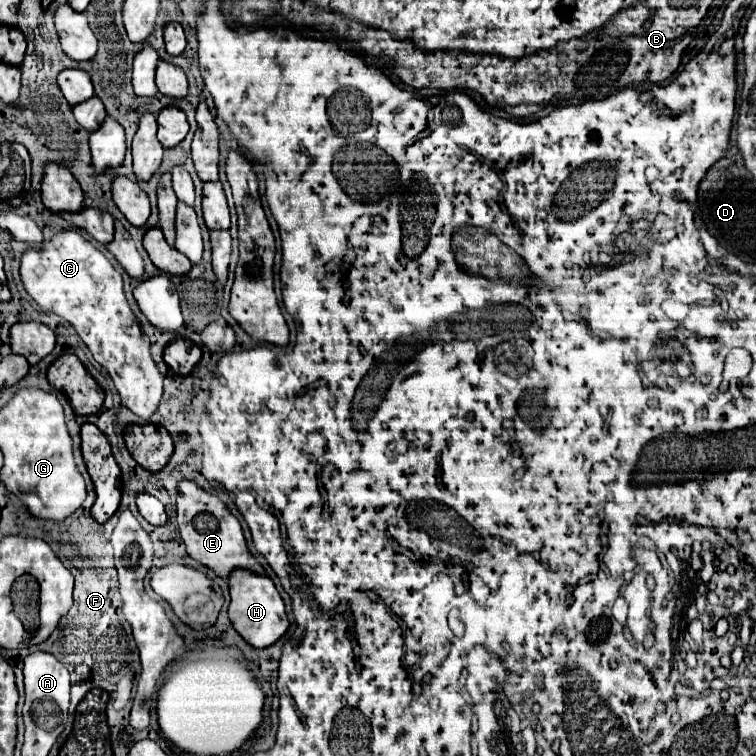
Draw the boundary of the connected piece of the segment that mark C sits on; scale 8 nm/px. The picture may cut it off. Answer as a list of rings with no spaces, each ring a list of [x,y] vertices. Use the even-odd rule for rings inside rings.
[[[62,231],[52,237],[52,241],[44,249],[28,249],[22,255],[20,277],[28,295],[44,309],[64,317],[92,351],[94,359],[110,373],[116,391],[122,397],[122,403],[138,415],[142,421],[150,421],[158,403],[162,399],[162,375],[156,363],[150,357],[150,339],[142,333],[136,315],[132,313],[124,289],[122,289],[122,275],[114,269],[114,265],[80,233],[76,231]]]

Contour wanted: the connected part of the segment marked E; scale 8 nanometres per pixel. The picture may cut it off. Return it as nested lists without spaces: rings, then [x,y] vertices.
[[[180,481],[176,507],[178,507],[178,529],[186,543],[186,551],[192,559],[206,565],[222,579],[226,579],[236,569],[246,569],[264,575],[262,565],[246,547],[246,539],[242,535],[238,519],[228,511],[228,507],[218,497],[206,493],[192,481]]]

